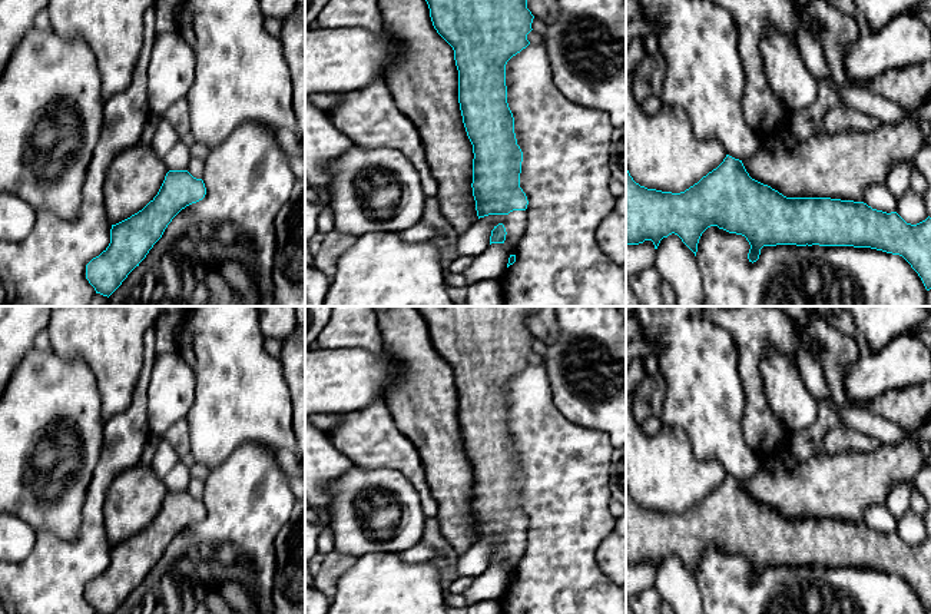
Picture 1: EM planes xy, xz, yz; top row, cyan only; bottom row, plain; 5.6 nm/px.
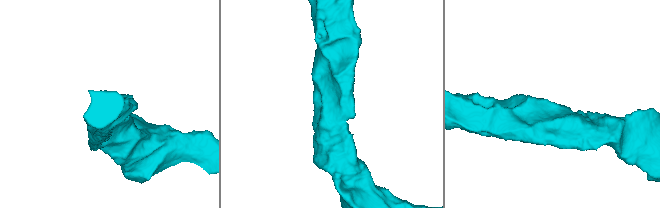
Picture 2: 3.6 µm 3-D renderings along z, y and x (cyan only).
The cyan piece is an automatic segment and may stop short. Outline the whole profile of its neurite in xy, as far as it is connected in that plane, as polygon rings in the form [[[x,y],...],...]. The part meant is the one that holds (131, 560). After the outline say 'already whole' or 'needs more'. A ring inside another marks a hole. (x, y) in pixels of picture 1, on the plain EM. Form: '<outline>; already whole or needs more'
[[[138,464],[116,477],[103,505],[105,530],[112,544],[110,564],[86,585],[86,600],[96,614],[113,614],[146,578],[172,540],[205,515],[202,500],[193,498],[188,491],[169,491],[150,465]]]; needs more

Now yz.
[[[931,416],[917,431],[908,431],[908,438],[897,445],[881,444],[878,448],[859,452],[841,452],[836,455],[818,454],[801,462],[795,471],[766,472],[758,471],[746,481],[729,475],[723,482],[703,497],[698,504],[680,514],[647,510],[633,501],[626,488],[626,565],[639,565],[652,561],[657,570],[660,561],[677,555],[695,574],[702,554],[718,547],[729,554],[742,555],[751,565],[748,580],[756,583],[763,567],[854,567],[871,568],[902,577],[918,594],[927,611],[931,610],[931,538],[911,545],[897,532],[872,530],[864,522],[869,505],[887,505],[891,488],[897,482],[911,482],[924,462],[918,448],[920,441],[931,444]]]; needs more

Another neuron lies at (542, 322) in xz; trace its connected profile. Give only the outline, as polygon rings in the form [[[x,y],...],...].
[[[533,306],[527,315],[527,329],[546,345],[554,345],[560,335],[554,306]]]

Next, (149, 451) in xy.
[[[152,434],[145,445],[145,449],[142,452],[142,457],[140,457],[140,464],[143,465],[150,465],[155,455],[156,455],[156,448],[158,448],[158,444],[160,441],[160,437],[158,437],[156,434]]]

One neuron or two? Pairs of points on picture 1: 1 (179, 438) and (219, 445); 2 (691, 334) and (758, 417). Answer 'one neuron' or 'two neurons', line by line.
1: two neurons
2: two neurons

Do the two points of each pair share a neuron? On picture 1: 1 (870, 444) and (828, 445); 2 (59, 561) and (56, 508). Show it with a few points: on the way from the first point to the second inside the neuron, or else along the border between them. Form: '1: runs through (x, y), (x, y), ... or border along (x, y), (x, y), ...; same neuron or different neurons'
1: runs through (860, 442), (838, 442); same neuron
2: border along (83, 514), (79, 534), (69, 541), (36, 533); different neurons

